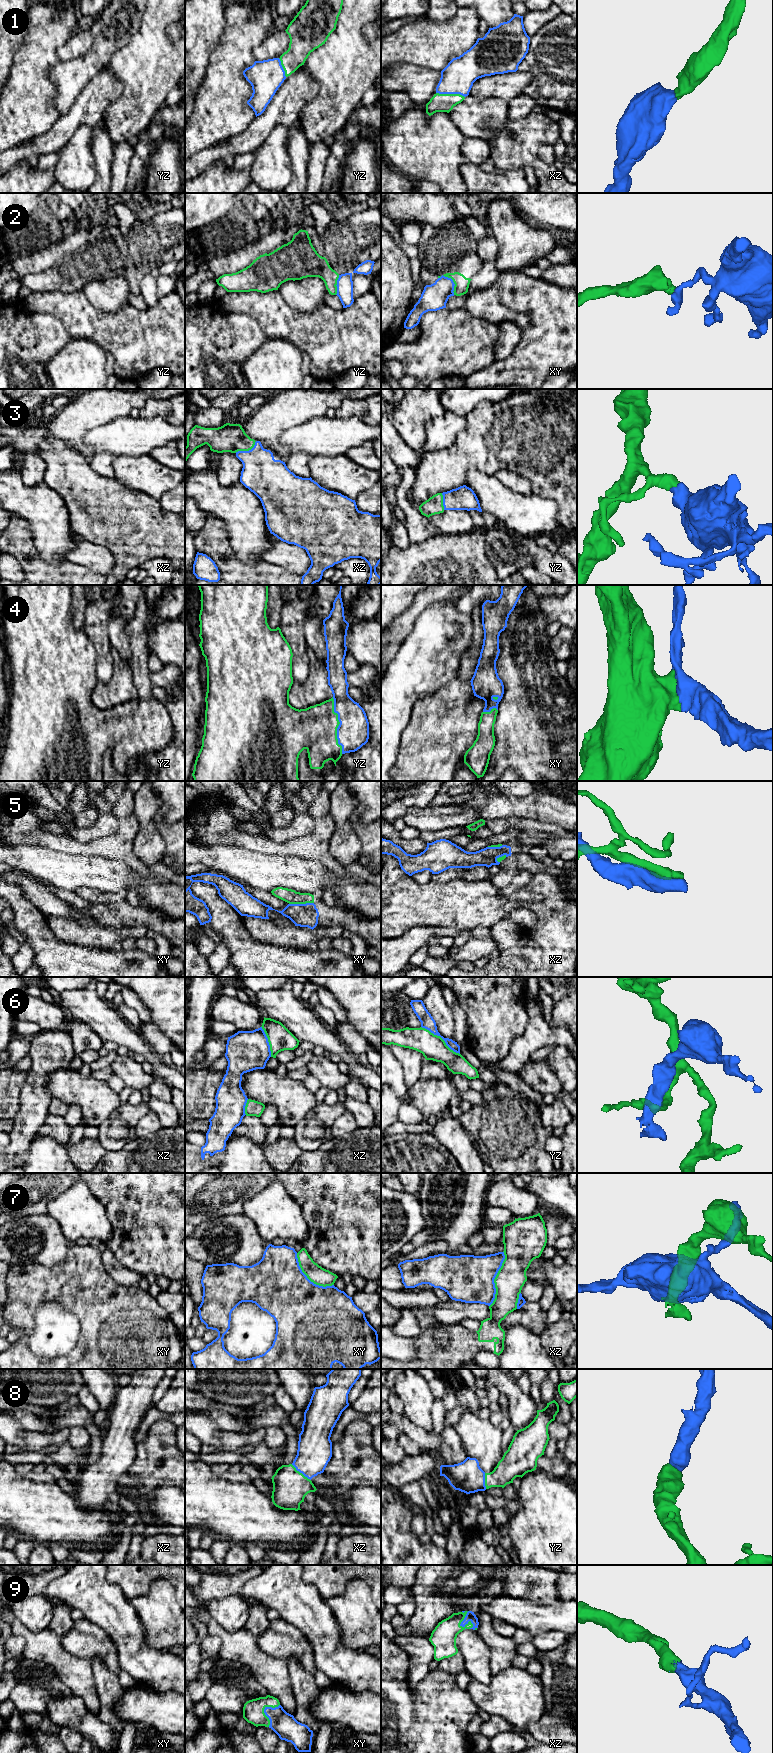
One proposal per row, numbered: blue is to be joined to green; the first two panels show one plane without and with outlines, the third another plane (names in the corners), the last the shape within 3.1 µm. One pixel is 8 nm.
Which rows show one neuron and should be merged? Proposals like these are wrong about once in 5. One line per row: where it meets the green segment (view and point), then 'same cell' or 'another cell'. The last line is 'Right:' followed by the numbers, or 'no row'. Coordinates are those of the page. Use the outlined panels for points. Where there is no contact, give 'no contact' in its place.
1: contact xz (450, 94); same cell
2: contact xy (452, 279); another cell
3: contact xz (246, 450); same cell
4: contact yz (338, 725); same cell
5: contact xy (301, 903); another cell
6: contact yz (441, 1038); another cell
7: contact xz (494, 1279); another cell
8: contact xz (301, 1473); same cell
9: contact xz (460, 1623); same cell
Right: 1, 3, 4, 8, 9

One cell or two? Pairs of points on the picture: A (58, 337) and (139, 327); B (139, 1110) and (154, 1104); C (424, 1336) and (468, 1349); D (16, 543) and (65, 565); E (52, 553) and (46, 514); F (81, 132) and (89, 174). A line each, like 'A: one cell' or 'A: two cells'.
A: two cells
B: two cells
C: one cell
D: one cell
E: one cell
F: one cell

